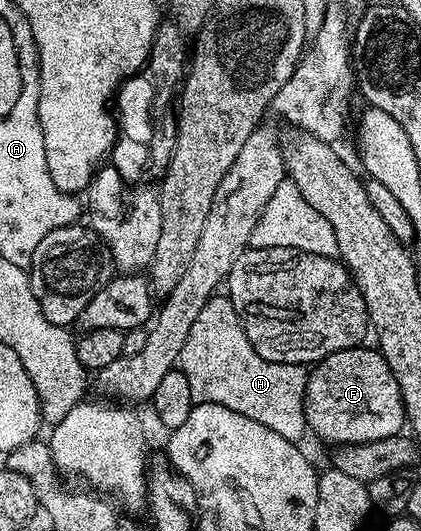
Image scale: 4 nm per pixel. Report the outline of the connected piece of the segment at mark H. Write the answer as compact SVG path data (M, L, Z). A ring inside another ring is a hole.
M215 293L200 309L200 317L196 317L192 333L184 341L180 369L188 377L195 403L215 403L236 409L260 421L260 425L268 425L268 429L285 439L298 441L302 434L307 434L307 368L296 363L264 361L252 341L248 341L242 322L225 294Z

